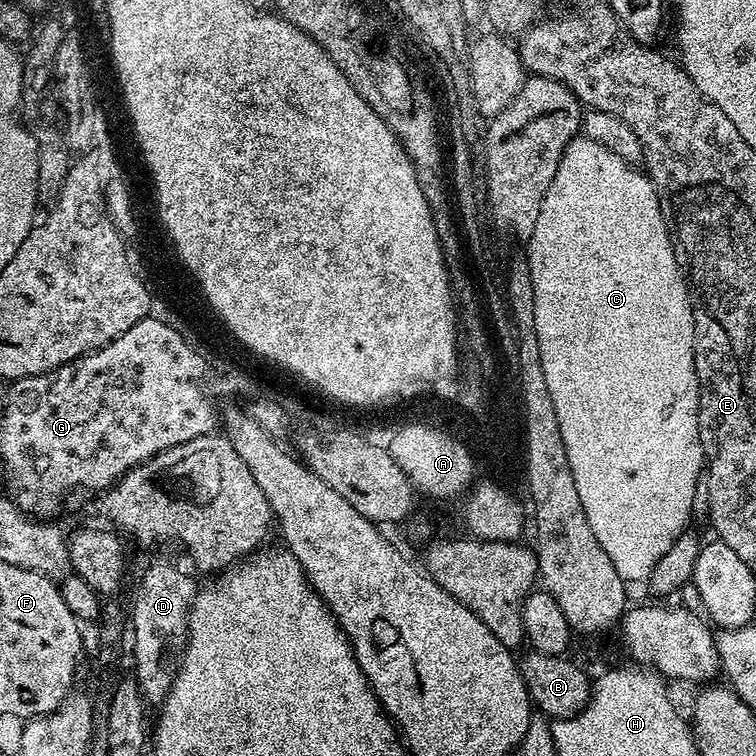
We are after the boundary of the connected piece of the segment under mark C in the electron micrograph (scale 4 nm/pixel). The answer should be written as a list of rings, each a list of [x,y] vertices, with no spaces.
[[[577,138],[568,143],[554,182],[546,190],[542,210],[538,210],[538,222],[534,234],[526,242],[526,255],[530,278],[534,282],[534,326],[537,328],[542,369],[546,376],[547,389],[550,390],[554,404],[584,404],[584,422],[580,434],[576,436],[576,458],[568,460],[574,474],[574,486],[578,486],[578,498],[582,498],[582,510],[586,510],[586,522],[594,530],[594,538],[610,554],[614,570],[626,582],[642,581],[648,578],[655,564],[689,527],[688,515],[692,512],[692,503],[696,500],[696,483],[701,483],[702,469],[706,461],[698,434],[698,410],[700,409],[700,383],[694,370],[694,318],[692,303],[688,297],[688,283],[684,281],[676,255],[672,249],[672,239],[668,237],[668,227],[659,203],[640,204],[636,196],[620,197],[620,188],[616,185],[615,163],[599,164],[595,156],[604,156],[603,145],[587,138]]]

